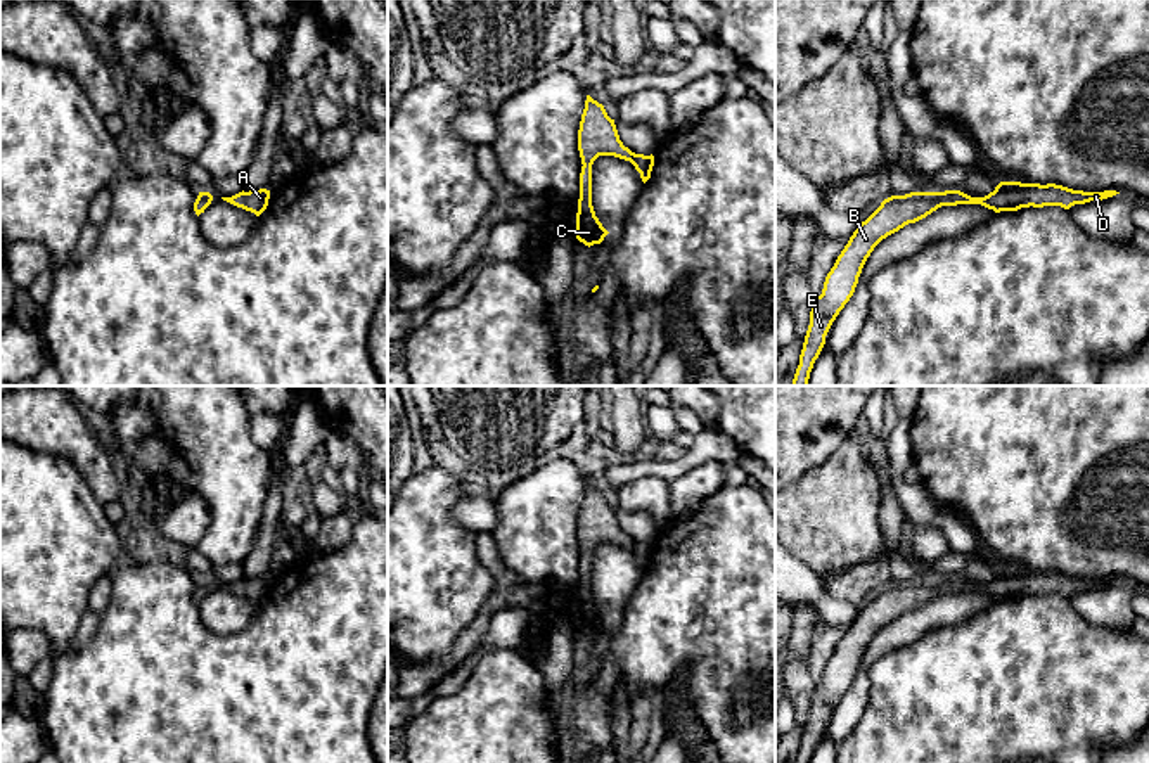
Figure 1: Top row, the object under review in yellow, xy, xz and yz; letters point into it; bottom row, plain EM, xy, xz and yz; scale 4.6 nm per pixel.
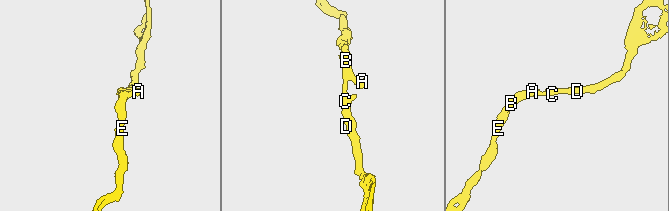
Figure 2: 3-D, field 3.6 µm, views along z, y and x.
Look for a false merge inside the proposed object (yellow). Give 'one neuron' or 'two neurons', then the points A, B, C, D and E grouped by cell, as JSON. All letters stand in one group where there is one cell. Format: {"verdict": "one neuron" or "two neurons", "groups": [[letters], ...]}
{"verdict": "one neuron", "groups": [["A", "B", "C", "D", "E"]]}

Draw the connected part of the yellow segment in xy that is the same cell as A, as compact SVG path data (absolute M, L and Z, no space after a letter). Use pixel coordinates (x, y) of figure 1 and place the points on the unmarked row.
M266 576L249 578L249 580L242 578L232 585L221 585L221 587L260 604L268 593L270 578Z

